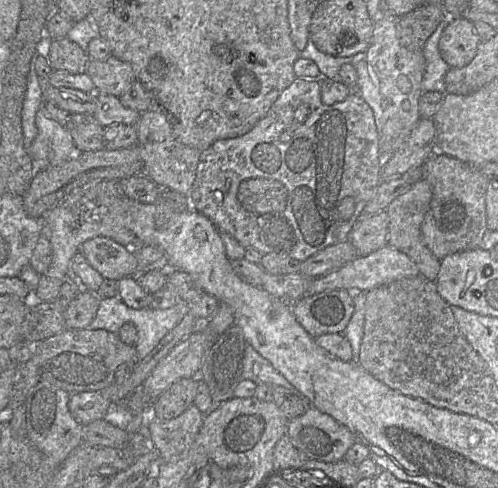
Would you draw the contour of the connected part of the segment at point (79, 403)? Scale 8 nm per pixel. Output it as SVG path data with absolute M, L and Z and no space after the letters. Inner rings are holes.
M101 392L73 393L69 399L69 410L74 419L85 426L93 421L104 419L110 400Z

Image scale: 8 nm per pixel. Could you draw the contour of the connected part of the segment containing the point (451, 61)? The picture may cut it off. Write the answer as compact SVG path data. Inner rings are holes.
M458 16L450 17L439 39L442 59L450 68L462 68L475 57L480 44L474 23Z

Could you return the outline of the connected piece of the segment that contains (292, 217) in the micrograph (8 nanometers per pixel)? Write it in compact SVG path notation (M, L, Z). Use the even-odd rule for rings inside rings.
M296 77L293 83L279 95L267 114L249 132L236 138L217 140L201 152L196 178L188 193L188 198L194 211L206 216L219 232L229 234L244 248L255 248L262 255L277 253L278 255L288 256L302 262L325 247L347 239L355 221L362 214L364 207L382 181L382 164L383 158L379 150L379 133L376 128L373 111L363 98L357 92L351 92L344 101L325 105L321 101L319 79ZM300 104L309 106L309 116L302 123L294 119L294 112ZM345 197L353 198L354 212L348 220L342 221L338 220L336 210Z

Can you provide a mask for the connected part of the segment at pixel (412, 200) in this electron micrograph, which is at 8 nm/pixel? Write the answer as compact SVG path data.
M422 178L388 205L386 209L388 215L387 245L405 253L416 264L420 275L435 281L440 269L440 260L429 251L421 235L421 225L431 199L431 186L428 181Z

